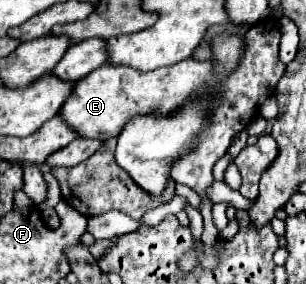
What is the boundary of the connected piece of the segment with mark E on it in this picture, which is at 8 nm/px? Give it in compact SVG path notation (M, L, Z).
M270 20L254 24L244 36L244 52L240 56L238 68L226 78L218 78L214 74L214 60L202 62L192 56L174 66L164 66L152 72L136 72L136 68L128 68L122 64L104 64L102 68L96 68L76 82L72 96L60 110L60 116L66 120L66 124L72 126L80 136L108 140L112 136L118 136L120 128L124 128L124 124L128 124L132 116L166 116L188 106L190 102L210 100L210 104L206 106L206 116L210 122L198 132L198 146L190 154L178 158L170 168L170 178L174 182L190 186L202 200L200 214L204 216L204 268L212 268L218 264L218 254L214 249L218 228L212 220L214 202L208 198L208 188L214 184L212 166L226 154L230 138L246 128L246 118L252 118L258 112L262 104L262 82L278 82L278 78L284 74L286 66L278 58L278 42L280 32Z

